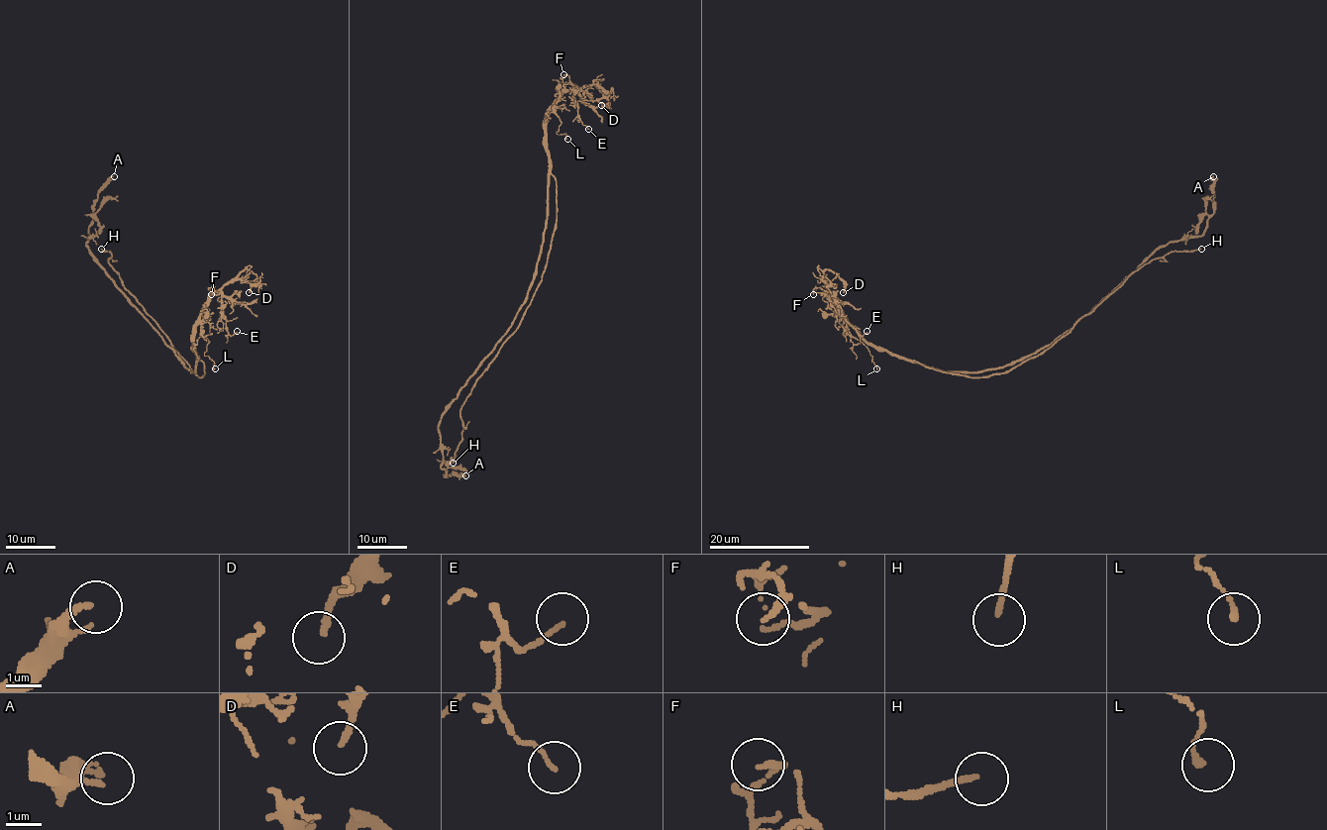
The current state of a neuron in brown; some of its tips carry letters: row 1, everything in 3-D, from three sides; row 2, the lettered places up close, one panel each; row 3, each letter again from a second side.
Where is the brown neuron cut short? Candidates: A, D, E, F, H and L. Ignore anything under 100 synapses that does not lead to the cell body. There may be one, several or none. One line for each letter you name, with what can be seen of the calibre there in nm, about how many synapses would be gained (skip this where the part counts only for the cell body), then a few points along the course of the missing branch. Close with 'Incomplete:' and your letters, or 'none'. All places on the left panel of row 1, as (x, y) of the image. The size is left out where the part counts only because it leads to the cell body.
H: 140 nm | (101, 249), (100, 234), (107, 233), (114, 238)
Incomplete: H

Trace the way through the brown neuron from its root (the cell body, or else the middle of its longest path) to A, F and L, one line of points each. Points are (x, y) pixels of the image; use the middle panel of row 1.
A: (546, 207), (544, 244), (527, 299), (438, 425), (441, 466), (446, 475), (465, 475)
F: (546, 207), (549, 178), (546, 117), (569, 81), (569, 77), (563, 74)
L: (546, 207), (549, 178), (546, 114), (552, 105), (552, 111), (561, 122), (556, 132), (564, 134), (567, 139)

